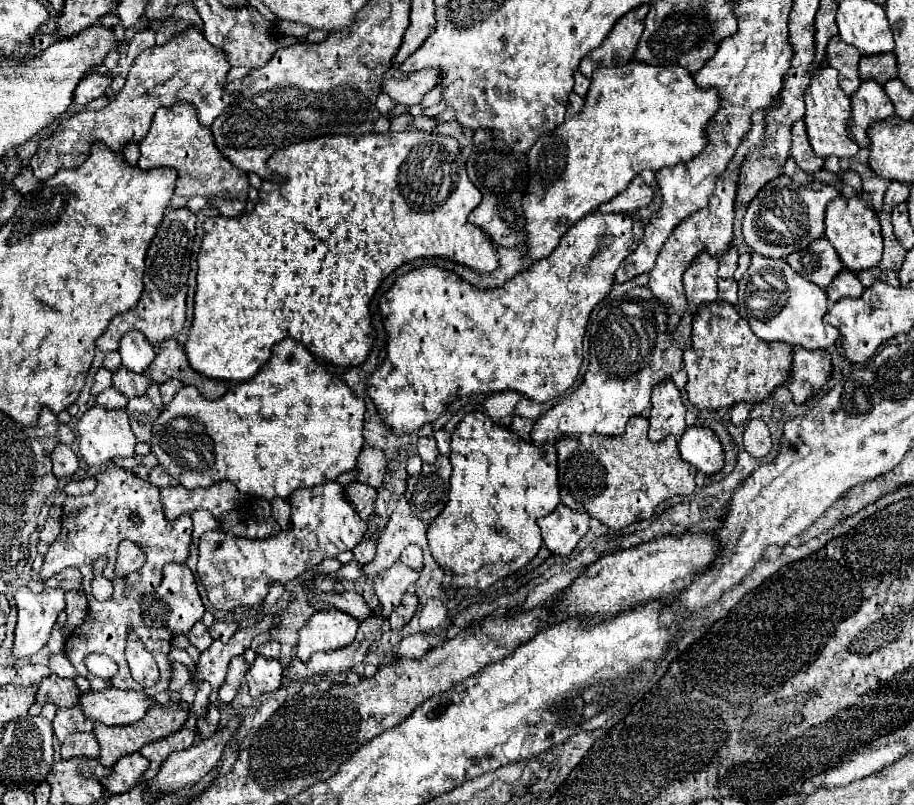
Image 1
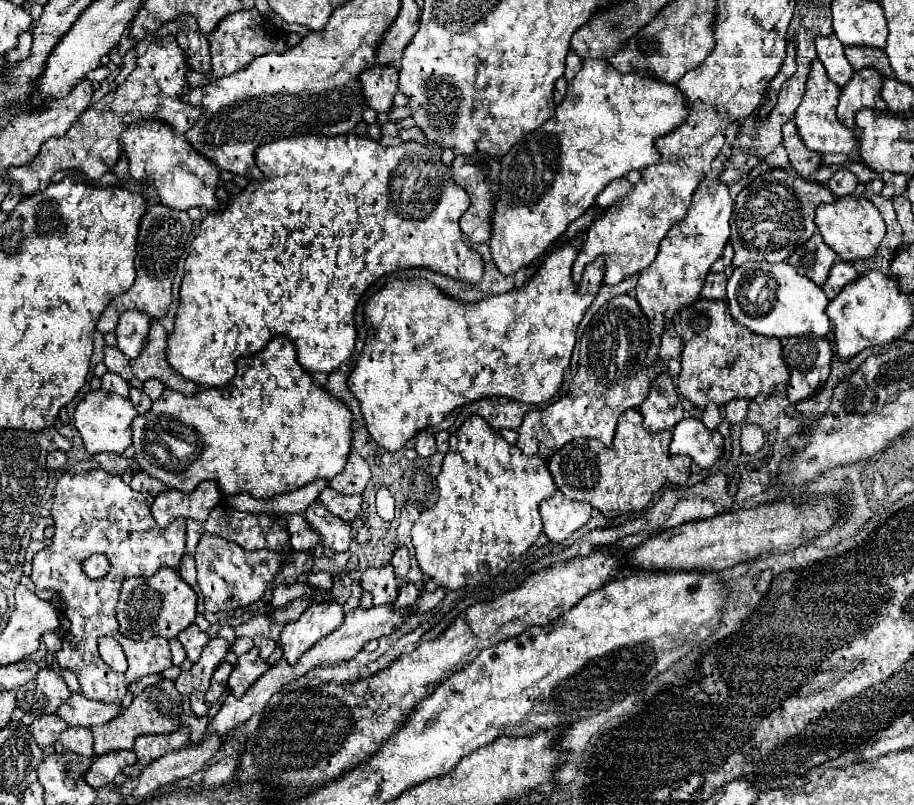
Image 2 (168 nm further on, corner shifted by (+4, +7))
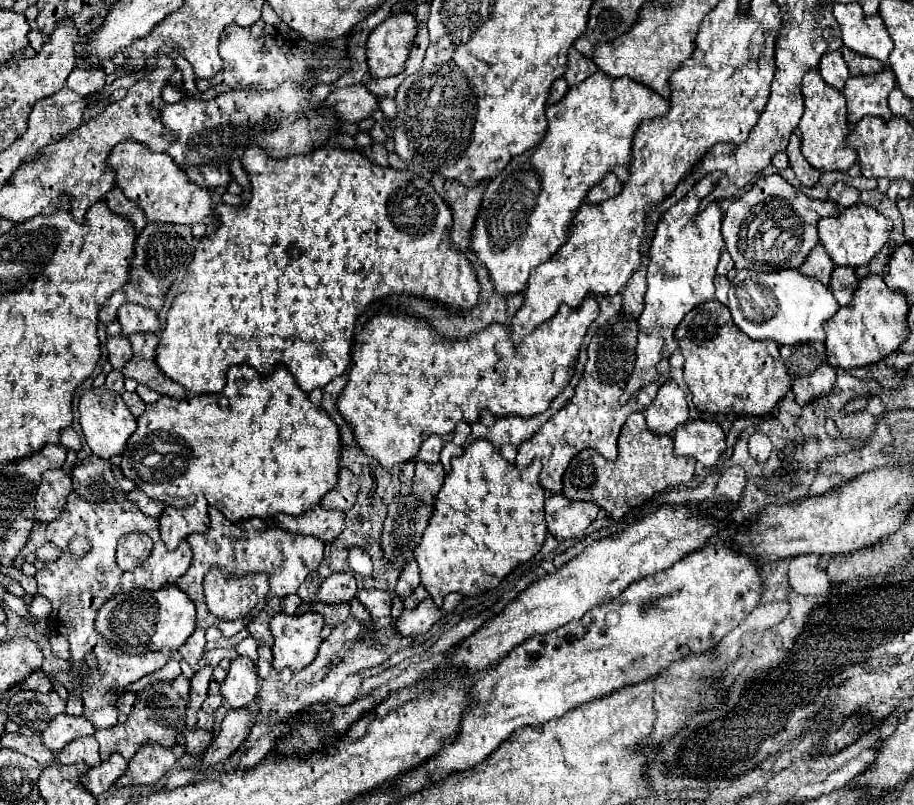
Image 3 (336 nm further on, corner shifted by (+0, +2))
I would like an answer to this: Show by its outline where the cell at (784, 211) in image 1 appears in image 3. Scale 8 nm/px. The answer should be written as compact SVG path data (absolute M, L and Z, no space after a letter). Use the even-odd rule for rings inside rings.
M780 174L762 176L746 194L740 196L740 200L730 204L722 220L722 236L726 242L726 250L730 252L734 260L736 270L748 268L748 270L760 270L760 272L776 272L776 270L786 270L786 268L798 268L808 256L808 252L818 244L816 222L822 216L838 216L838 214L840 214L838 204L830 200L808 198L804 192L788 184Z

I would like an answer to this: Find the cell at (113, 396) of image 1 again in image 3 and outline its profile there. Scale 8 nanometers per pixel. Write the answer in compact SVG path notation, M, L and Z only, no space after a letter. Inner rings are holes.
M112 370L112 372L106 376L106 388L114 390L114 392L122 392L122 390L124 390L124 376L122 376L122 372Z

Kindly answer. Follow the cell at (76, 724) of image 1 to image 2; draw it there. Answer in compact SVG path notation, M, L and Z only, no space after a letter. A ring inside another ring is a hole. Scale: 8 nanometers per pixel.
M54 715L36 717L36 721L32 725L28 725L28 731L32 733L32 737L40 749L50 747L64 729L66 729L66 723L58 723L58 719L54 719Z

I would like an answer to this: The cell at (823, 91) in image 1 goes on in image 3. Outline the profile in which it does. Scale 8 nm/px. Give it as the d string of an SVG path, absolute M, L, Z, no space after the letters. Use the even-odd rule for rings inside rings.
M814 68L806 72L802 80L802 96L804 96L804 116L800 118L800 134L802 134L802 154L804 158L822 172L840 170L846 172L854 162L856 154L854 148L846 144L846 136L850 134L848 122L846 122L846 100L840 90L830 88L820 76L820 72Z

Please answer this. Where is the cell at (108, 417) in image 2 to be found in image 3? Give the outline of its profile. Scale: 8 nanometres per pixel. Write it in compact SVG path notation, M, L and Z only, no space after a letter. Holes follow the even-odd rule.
M90 388L82 394L80 404L80 426L84 432L84 438L90 446L90 450L96 456L102 458L112 458L112 456L120 456L122 448L126 448L126 440L132 436L134 428L136 428L136 418L132 416L132 412L128 410L128 406L124 404L120 394L110 392L108 388Z

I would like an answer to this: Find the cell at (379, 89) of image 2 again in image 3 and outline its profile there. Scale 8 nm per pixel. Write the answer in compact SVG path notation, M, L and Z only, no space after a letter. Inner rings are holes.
M352 84L332 92L326 104L336 110L336 116L346 122L360 122L372 116L380 108L378 96L374 96L364 84Z

